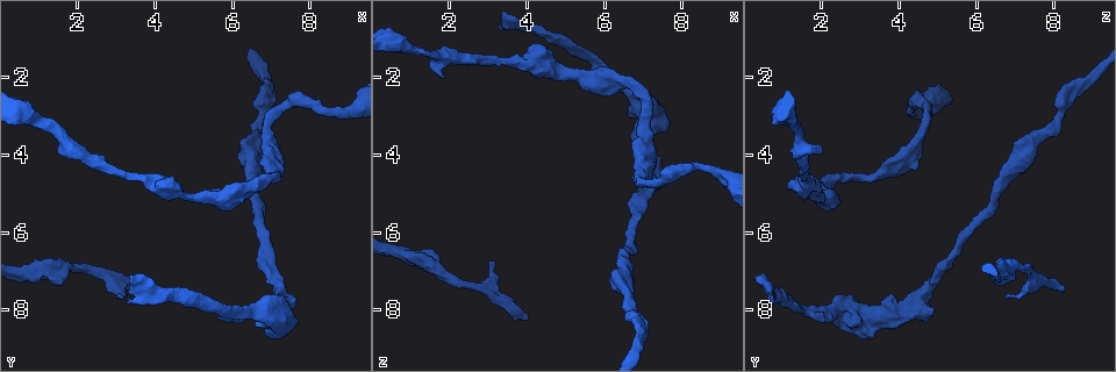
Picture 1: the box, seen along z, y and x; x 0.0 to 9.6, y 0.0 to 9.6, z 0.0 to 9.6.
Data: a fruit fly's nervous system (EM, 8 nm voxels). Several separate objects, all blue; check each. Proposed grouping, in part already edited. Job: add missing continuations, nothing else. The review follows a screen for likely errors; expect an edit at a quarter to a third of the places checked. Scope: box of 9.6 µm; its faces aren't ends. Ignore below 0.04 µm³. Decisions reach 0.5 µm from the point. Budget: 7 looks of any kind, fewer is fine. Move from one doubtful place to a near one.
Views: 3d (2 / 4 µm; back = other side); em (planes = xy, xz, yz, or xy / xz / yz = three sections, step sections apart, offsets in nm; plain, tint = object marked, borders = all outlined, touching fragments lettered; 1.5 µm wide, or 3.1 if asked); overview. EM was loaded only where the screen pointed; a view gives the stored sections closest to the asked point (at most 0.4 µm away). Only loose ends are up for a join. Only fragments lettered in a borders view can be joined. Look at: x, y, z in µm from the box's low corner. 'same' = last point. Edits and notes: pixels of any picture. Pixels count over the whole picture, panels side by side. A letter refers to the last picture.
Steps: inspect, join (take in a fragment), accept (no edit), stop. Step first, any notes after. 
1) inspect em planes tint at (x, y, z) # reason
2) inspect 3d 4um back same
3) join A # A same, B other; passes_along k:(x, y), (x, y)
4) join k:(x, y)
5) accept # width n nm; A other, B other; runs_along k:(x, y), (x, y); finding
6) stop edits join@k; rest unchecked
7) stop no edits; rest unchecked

inspect 3d 4um at (3.10, 7.70, 6.70) # free end

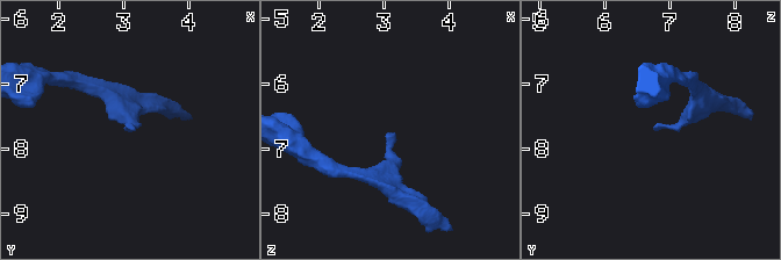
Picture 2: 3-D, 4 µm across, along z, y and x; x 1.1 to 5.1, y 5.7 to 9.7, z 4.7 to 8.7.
inspect em yz step 4 borders at (3.10, 7.65, 6.75) # now the EM

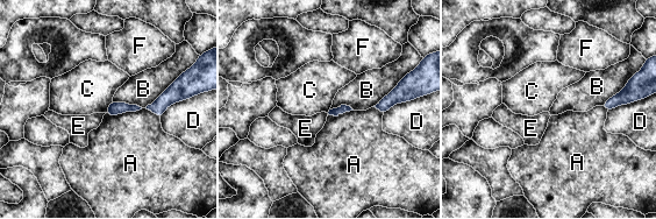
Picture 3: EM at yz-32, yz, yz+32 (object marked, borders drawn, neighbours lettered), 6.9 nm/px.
inspect em planes borders same # cut it another way

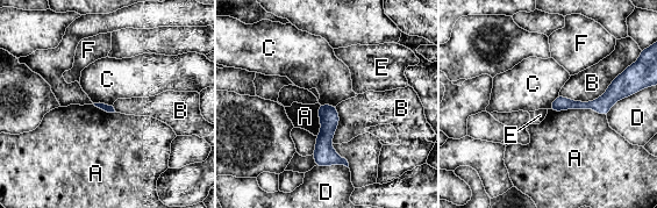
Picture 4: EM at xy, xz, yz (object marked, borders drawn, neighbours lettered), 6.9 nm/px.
accept # A other, B other, C other, D other, E other, F other; border 4:(94, 102), (104, 102), (112, 106); no lettered fragment goes on from it

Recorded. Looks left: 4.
inspect 3d 4um at (3.30, 7.85, 0.70) # branch stops here

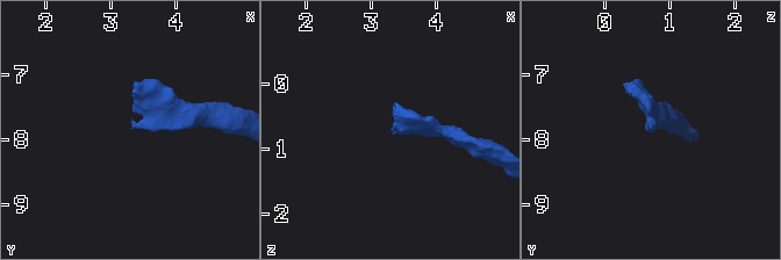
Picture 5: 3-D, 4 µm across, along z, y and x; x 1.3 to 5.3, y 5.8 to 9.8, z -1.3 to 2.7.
inspect em planes borders at (3.30, 7.80, 0.70) # need the tissue

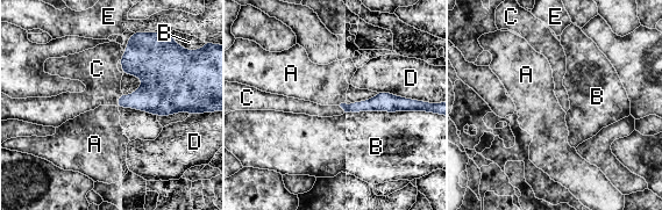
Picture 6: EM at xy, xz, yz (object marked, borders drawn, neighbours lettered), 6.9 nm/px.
join C # A other, B other, C same, D other, E other; it goes on there

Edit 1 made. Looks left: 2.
inspect overview

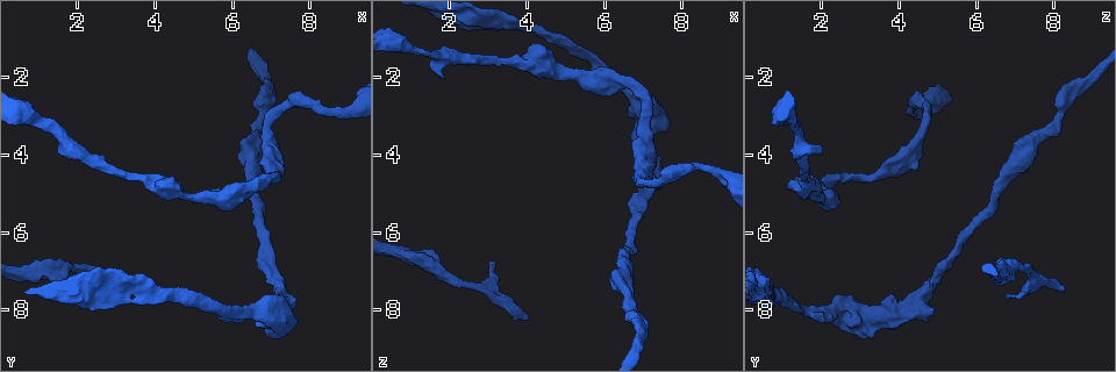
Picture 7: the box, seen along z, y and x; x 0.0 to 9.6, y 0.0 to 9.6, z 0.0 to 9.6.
inspect em planes borders at (1.90, 3.95, 1.95) # free end

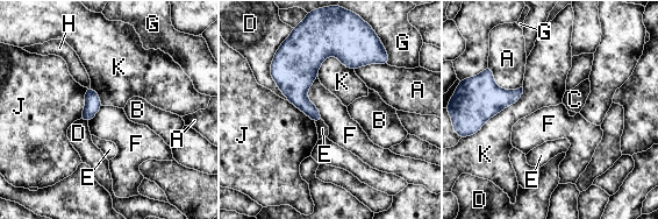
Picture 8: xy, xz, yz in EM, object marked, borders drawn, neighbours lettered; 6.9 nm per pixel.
accept # longest_contact K 480 nm; A other, B other, C other, D other, E other, F other, G other, H other, J other, K other; runs_along 8:(376, 59), (319, 50), (273, 73); no lettered fragment goes on from it

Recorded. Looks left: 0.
stop edits join@6; rest unchecked

